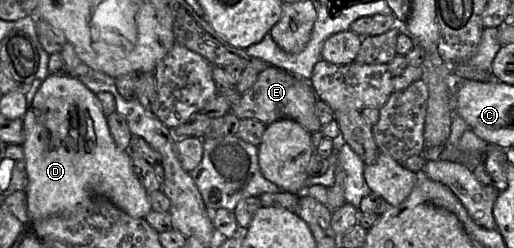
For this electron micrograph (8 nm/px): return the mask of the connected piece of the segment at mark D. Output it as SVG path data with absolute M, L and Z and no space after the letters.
M65 73L50 74L41 84L36 95L34 96L31 105L28 107L22 119L24 124L25 139L21 146L24 151L26 173L28 177L28 184L24 192L27 197L27 211L30 219L28 225L29 232L31 231L31 222L35 220L41 220L53 215L71 213L92 196L100 196L110 200L118 208L134 218L145 218L146 215L152 210L152 206L148 197L149 193L146 191L133 170L129 152L121 150L117 147L109 130L107 118L102 111L96 94L88 89L81 81Z

